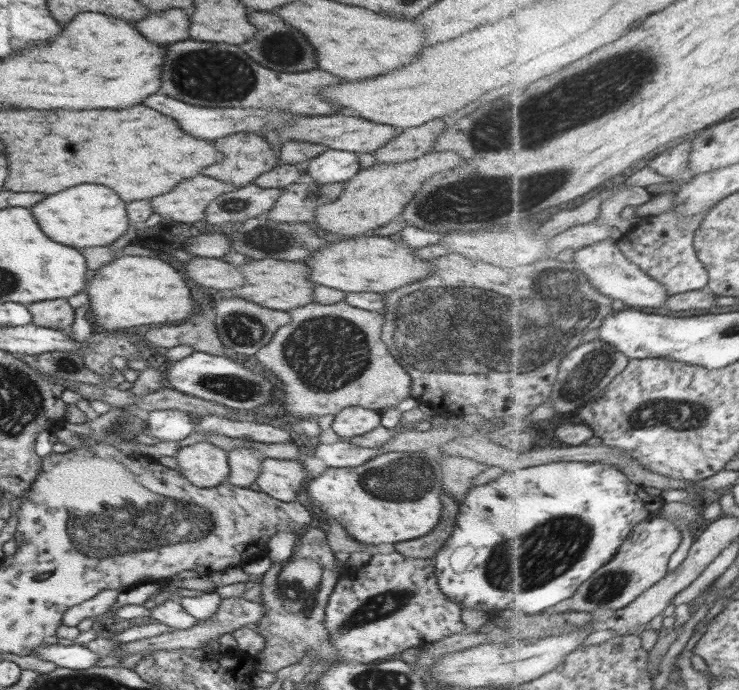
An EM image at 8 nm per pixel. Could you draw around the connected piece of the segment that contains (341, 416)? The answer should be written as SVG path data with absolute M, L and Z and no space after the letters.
M347 407L335 415L328 437L353 438L371 432L377 426L380 426L379 412L360 407Z

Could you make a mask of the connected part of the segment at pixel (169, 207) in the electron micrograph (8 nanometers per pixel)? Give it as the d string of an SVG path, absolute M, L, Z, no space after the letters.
M193 176L179 182L173 190L149 198L153 214L159 214L164 220L173 220L179 224L191 225L203 218L203 209L213 198L225 192L236 190L237 186L207 178L207 176Z

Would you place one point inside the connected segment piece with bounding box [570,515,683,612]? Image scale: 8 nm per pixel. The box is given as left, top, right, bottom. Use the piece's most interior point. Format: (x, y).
(643, 561)

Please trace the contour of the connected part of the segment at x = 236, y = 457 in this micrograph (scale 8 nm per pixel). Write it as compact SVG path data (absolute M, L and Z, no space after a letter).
M239 447L226 454L229 468L226 483L243 488L253 484L260 470L262 456L257 450L250 447Z

